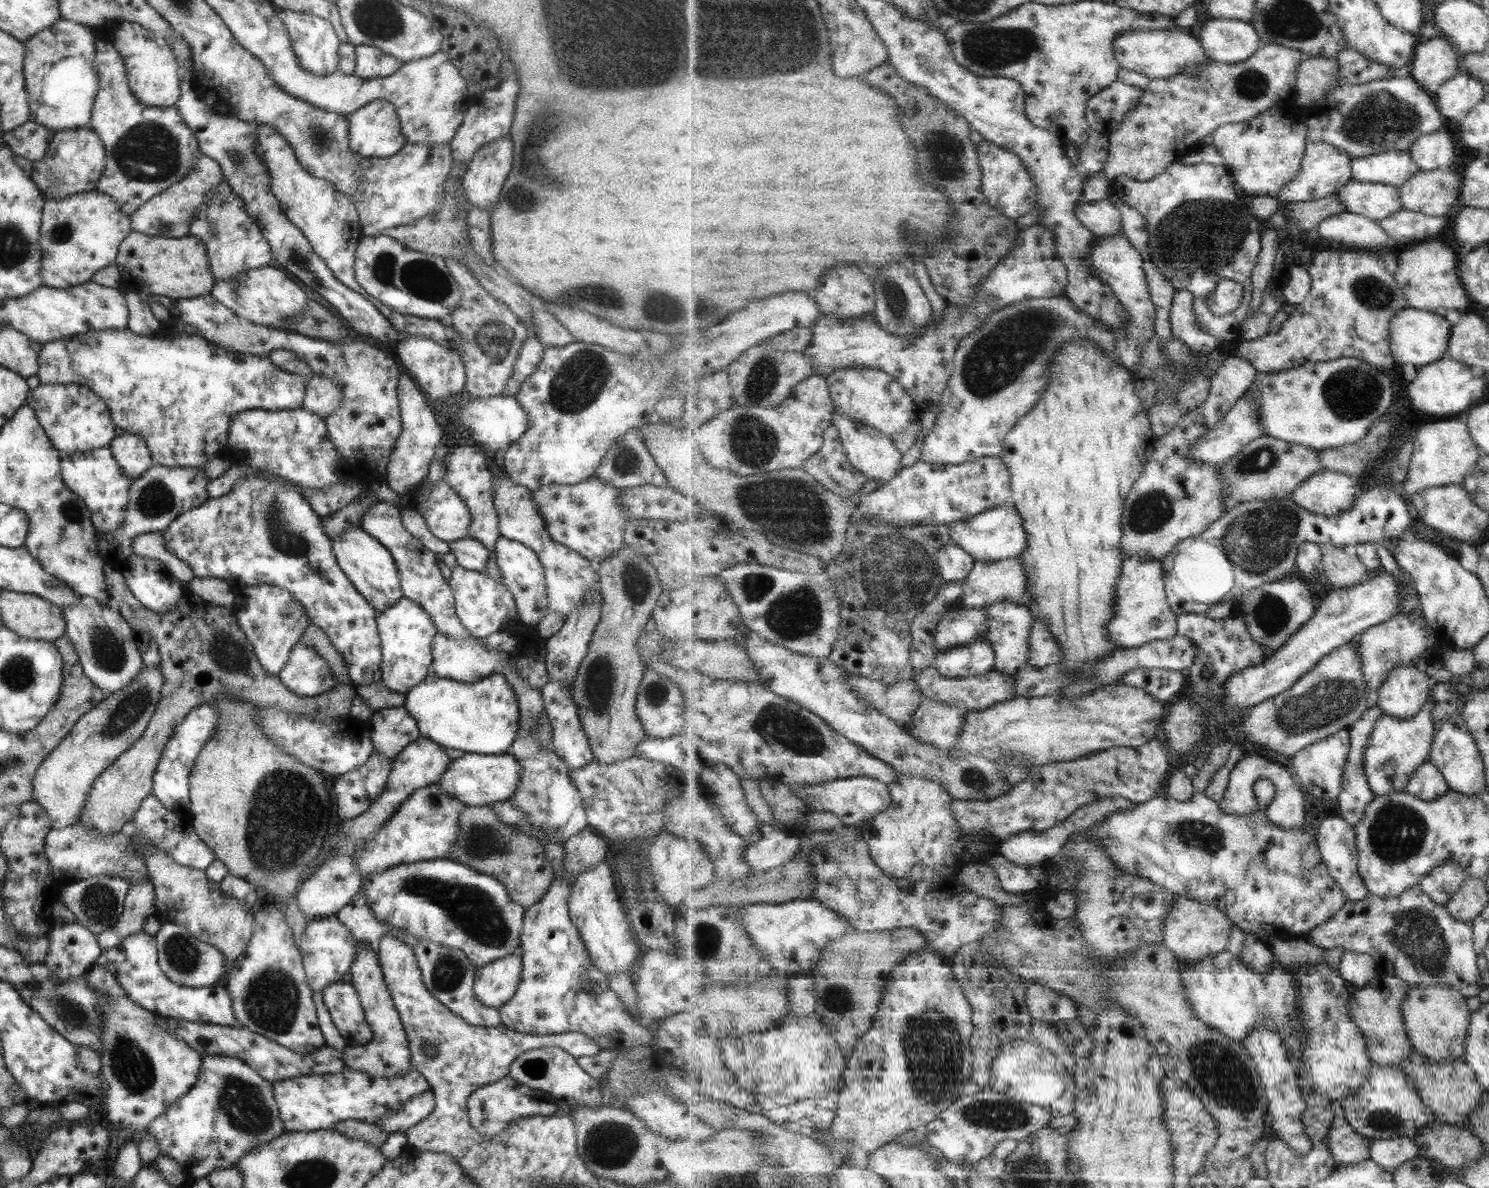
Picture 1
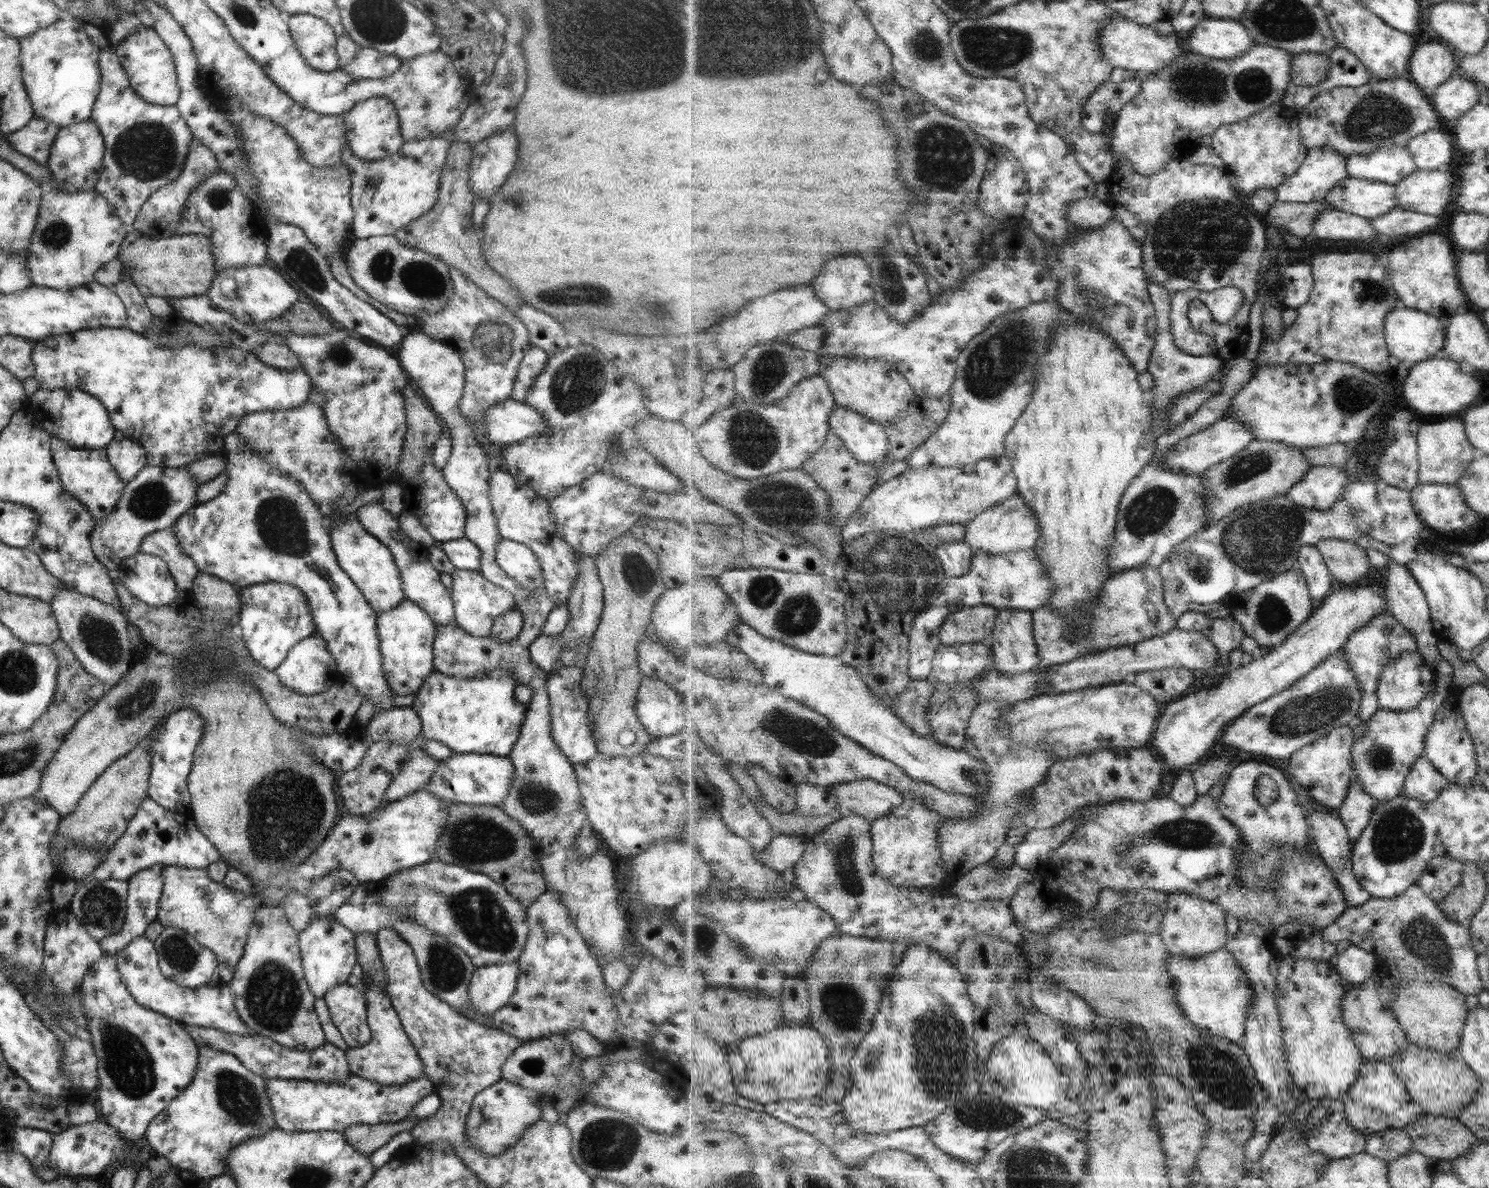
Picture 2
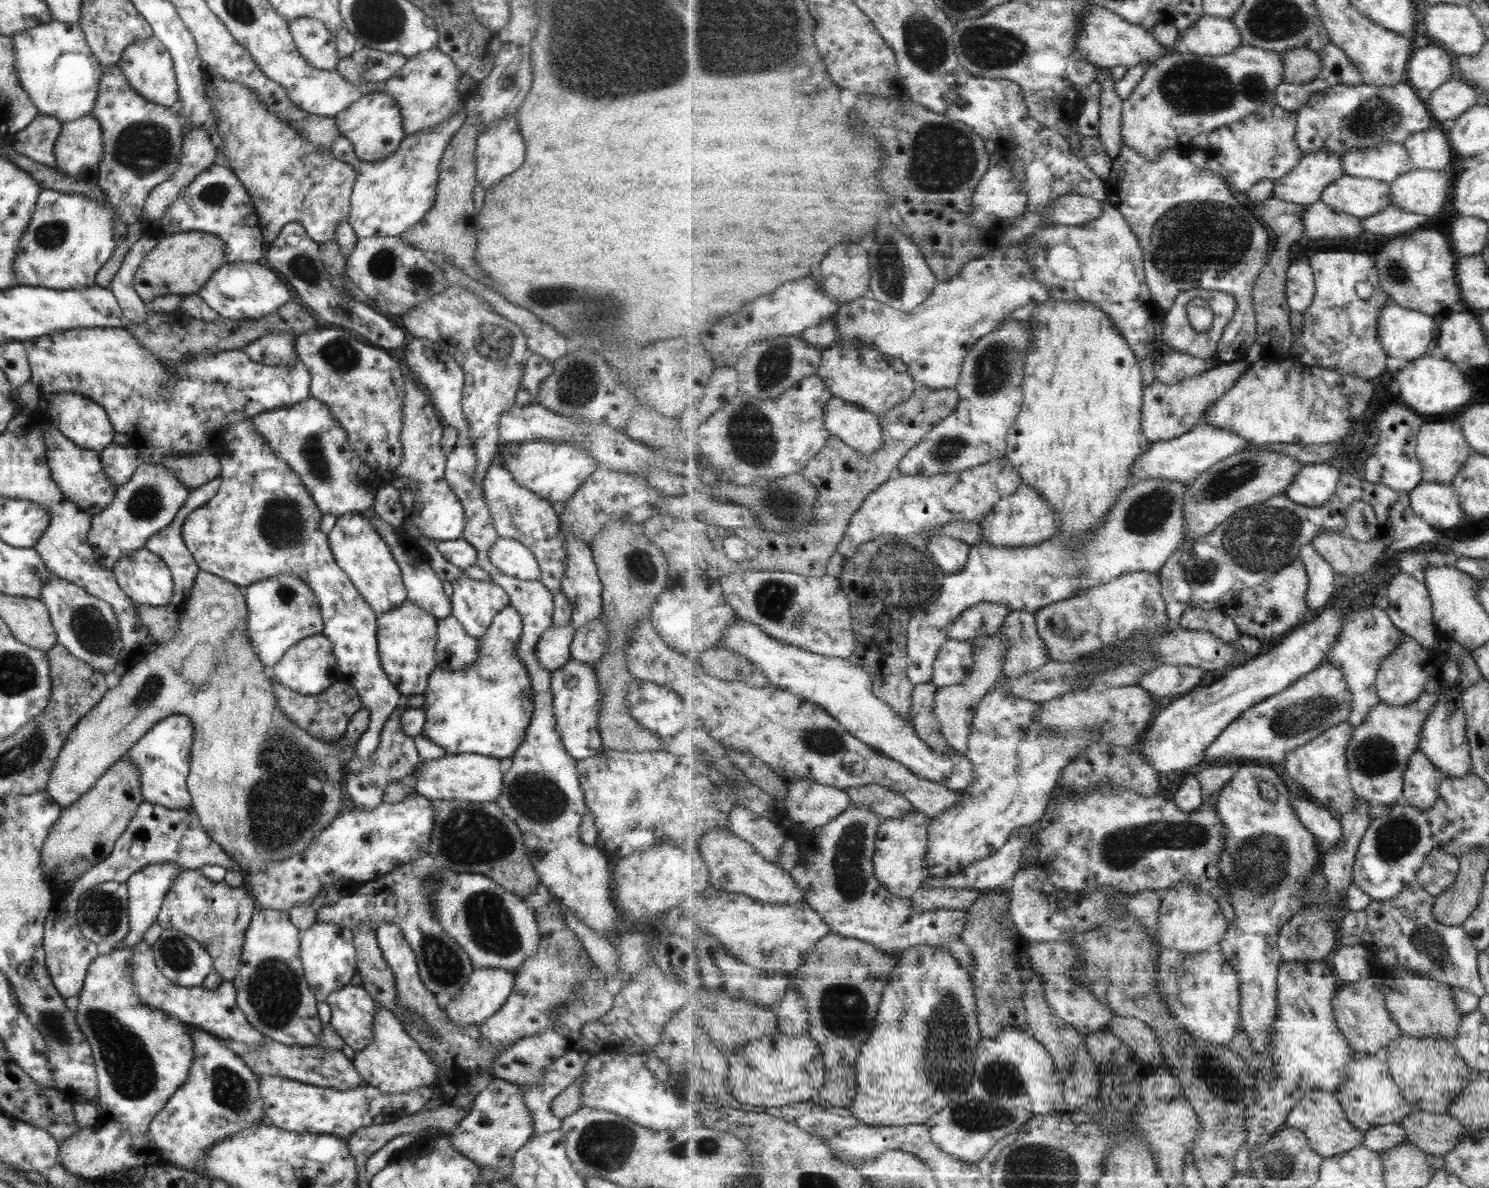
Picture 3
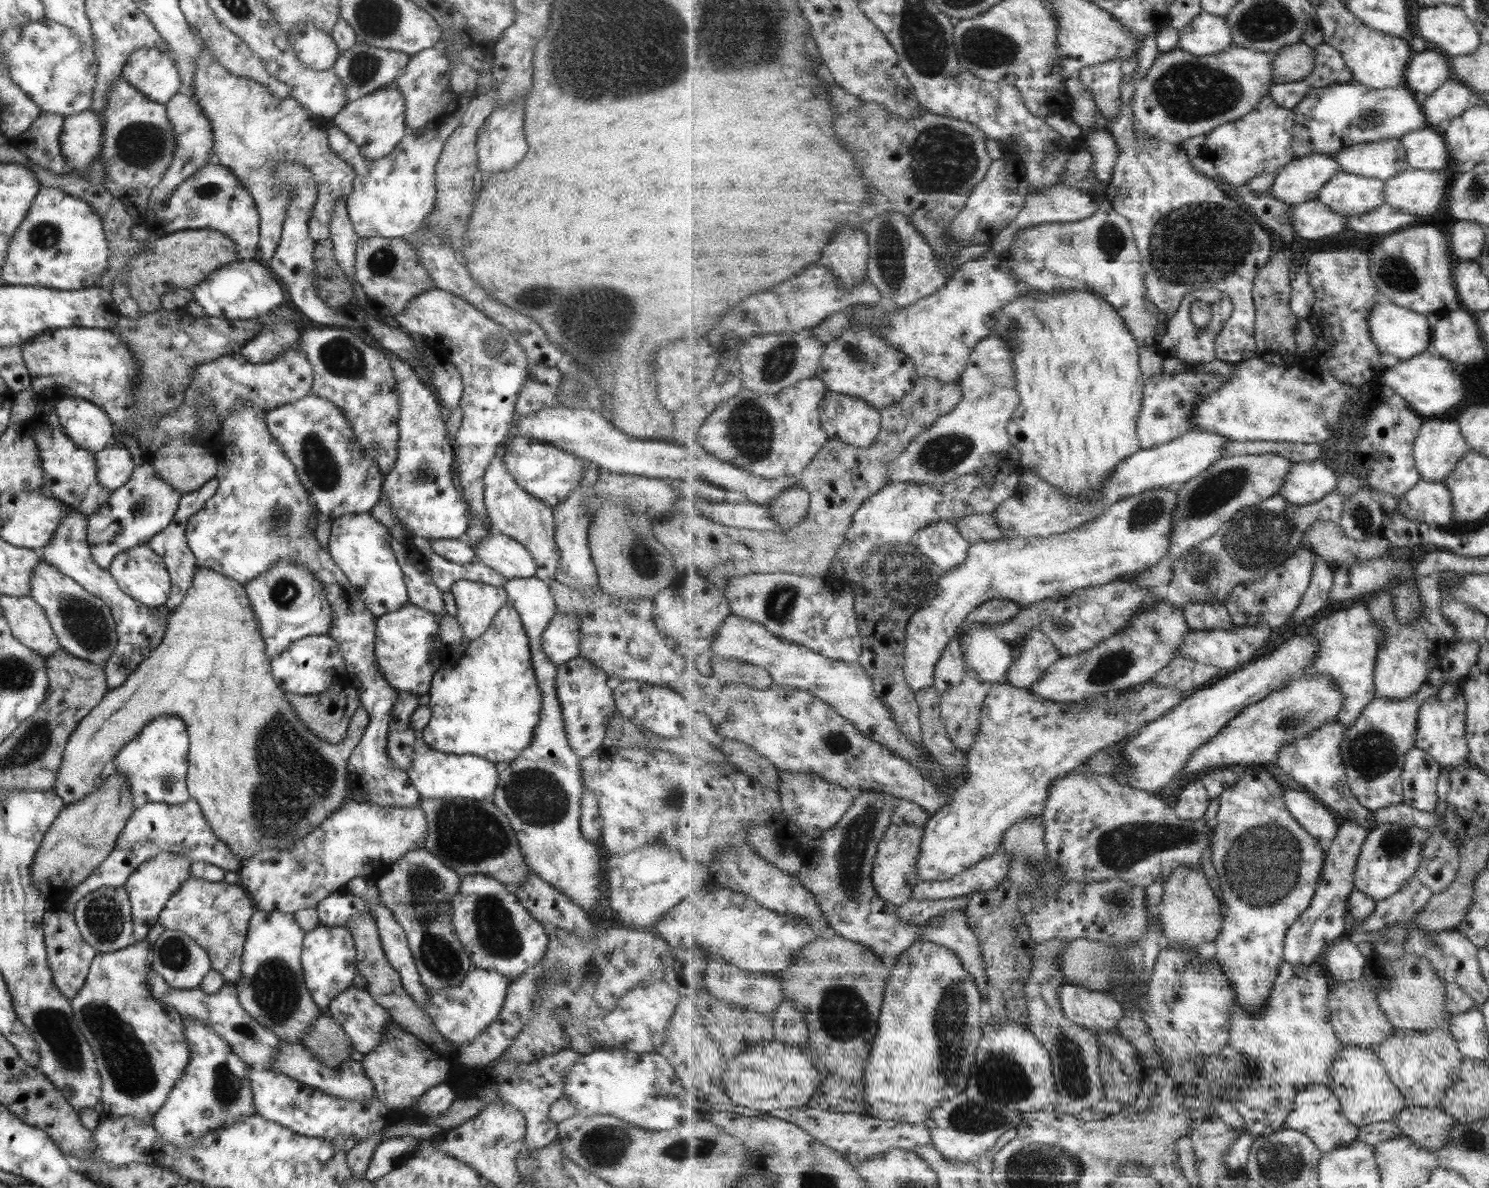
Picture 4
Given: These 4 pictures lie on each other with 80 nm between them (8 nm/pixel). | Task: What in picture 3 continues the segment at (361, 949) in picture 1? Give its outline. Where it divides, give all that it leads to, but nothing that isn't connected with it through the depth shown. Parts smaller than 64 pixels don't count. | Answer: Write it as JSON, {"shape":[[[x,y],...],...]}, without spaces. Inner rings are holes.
{"shape":[[[374,1002],[372,1037],[369,1044],[361,1050],[348,1052],[354,1071],[359,1074],[362,1082],[374,1086],[381,1094],[396,1095],[417,1087],[436,1084],[438,1068],[403,1030],[402,1025],[393,1011]]]}

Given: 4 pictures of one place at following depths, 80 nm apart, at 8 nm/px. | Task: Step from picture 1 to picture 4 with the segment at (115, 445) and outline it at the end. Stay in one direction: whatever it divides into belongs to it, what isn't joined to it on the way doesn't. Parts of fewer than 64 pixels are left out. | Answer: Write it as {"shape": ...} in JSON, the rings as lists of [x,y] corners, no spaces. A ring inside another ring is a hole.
{"shape":[[[106,446],[94,453],[98,483],[107,490],[115,490],[129,480],[135,464],[123,446]]]}

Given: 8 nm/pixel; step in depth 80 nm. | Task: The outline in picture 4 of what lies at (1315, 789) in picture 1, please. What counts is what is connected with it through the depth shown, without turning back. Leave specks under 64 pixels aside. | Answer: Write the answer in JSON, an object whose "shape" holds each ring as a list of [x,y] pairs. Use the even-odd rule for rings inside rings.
{"shape":[[[1331,722],[1321,726],[1321,729],[1313,731],[1307,737],[1295,738],[1295,741],[1287,742],[1287,745],[1281,749],[1277,765],[1293,777],[1304,790],[1312,792],[1315,799],[1333,808],[1345,820],[1357,821],[1371,832],[1381,822],[1375,820],[1374,824],[1371,824],[1370,810],[1360,803],[1349,786],[1346,762],[1341,758],[1341,743],[1345,741],[1345,733],[1347,727],[1341,726],[1339,722]]]}

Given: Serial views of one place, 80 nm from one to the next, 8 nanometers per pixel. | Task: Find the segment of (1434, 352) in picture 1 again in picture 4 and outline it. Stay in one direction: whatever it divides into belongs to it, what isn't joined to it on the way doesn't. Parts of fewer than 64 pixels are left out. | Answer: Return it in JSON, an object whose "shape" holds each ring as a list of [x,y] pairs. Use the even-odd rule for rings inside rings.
{"shape":[[[1379,304],[1369,317],[1370,329],[1372,337],[1377,346],[1381,346],[1383,354],[1393,354],[1401,360],[1409,360],[1416,357],[1418,354],[1424,353],[1427,350],[1432,350],[1432,327],[1433,319],[1427,318],[1423,314],[1418,314],[1416,311],[1391,304]]]}

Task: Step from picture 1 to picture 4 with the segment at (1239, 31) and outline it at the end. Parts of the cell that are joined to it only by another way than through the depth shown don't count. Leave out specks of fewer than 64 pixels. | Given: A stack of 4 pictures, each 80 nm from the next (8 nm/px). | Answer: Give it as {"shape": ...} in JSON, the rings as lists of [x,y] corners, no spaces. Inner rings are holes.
{"shape":[[[1204,10],[1191,24],[1179,30],[1176,48],[1201,56],[1219,54],[1234,45],[1231,33],[1226,17]]]}

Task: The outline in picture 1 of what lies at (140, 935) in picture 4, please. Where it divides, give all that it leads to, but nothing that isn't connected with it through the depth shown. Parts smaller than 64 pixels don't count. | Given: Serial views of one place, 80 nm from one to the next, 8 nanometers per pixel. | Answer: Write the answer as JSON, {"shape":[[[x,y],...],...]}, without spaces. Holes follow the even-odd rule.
{"shape":[[[148,876],[129,886],[117,922],[107,930],[96,934],[96,943],[102,951],[117,946],[129,934],[141,931],[145,918],[155,915],[154,889],[148,881]]]}

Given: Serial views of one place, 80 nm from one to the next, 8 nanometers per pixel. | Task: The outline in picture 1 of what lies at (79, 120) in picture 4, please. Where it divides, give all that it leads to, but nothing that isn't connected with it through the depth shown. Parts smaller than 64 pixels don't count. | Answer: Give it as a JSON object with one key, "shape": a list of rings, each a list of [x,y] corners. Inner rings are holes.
{"shape":[[[89,126],[59,130],[52,134],[43,156],[32,162],[29,177],[44,199],[95,191],[103,172],[104,154],[102,142]]]}

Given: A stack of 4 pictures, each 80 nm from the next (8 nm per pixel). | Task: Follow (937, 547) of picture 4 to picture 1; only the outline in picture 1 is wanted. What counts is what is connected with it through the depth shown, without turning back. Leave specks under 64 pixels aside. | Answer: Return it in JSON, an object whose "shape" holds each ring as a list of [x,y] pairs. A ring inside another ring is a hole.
{"shape":[[[949,542],[938,553],[940,576],[946,582],[967,578],[973,570],[974,562],[974,558],[966,550],[953,542]]]}

